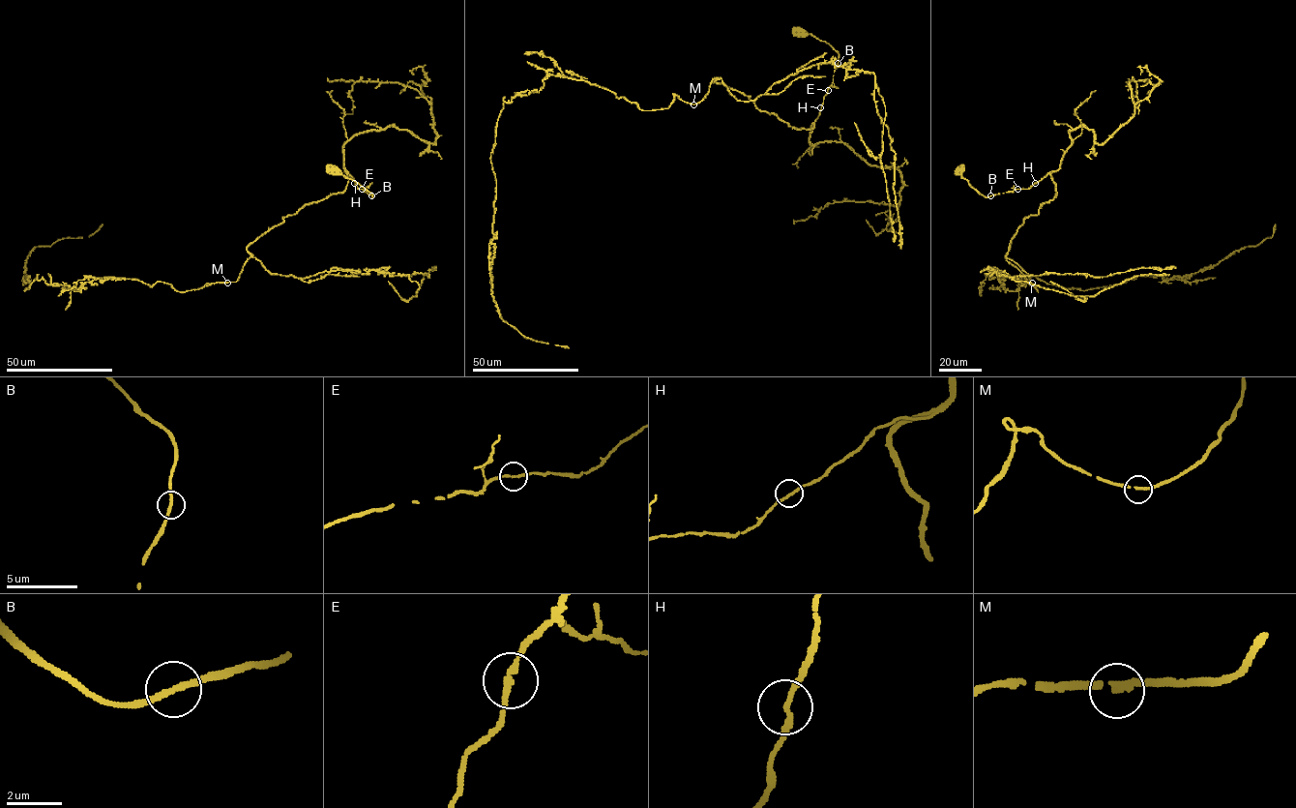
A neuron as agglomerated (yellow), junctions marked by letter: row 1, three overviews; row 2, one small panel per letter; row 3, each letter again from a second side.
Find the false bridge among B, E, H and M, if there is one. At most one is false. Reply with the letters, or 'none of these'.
none of these

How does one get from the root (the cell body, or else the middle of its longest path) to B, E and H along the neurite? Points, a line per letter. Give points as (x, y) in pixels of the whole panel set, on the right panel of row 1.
B: (1023, 284), (1031, 282), (1005, 255), (1023, 219), (1057, 194), (1051, 175), (1057, 170), (1027, 189), (990, 195)
E: (1023, 284), (1031, 282), (1005, 255), (1023, 219), (1057, 194), (1051, 175), (1057, 170), (1017, 189)
H: (1023, 284), (1031, 282), (1005, 255), (1023, 219), (1057, 194), (1051, 175), (1057, 170), (1036, 183)

